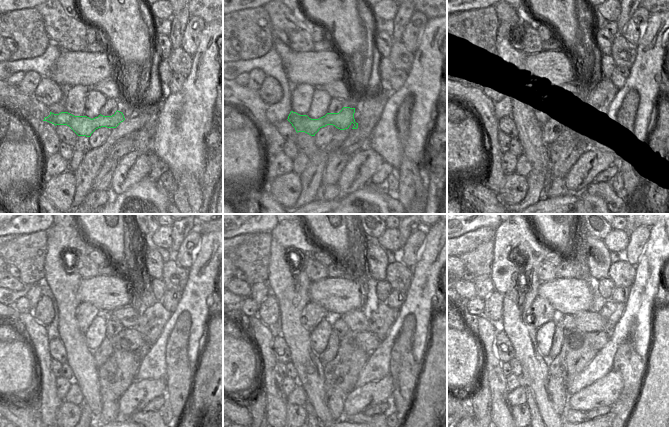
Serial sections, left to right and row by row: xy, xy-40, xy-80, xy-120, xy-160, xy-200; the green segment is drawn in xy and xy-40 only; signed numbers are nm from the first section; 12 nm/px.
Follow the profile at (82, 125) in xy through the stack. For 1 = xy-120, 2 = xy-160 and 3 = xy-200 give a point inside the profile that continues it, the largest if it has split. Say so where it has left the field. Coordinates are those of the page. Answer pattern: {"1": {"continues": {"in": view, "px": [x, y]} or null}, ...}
{"1": {"continues": {"in": "xy-120", "px": [131, 340]}}, "2": {"continues": {"in": "xy-160", "px": [368, 341]}}, "3": {"continues": {"in": "xy-200", "px": [598, 340]}}}

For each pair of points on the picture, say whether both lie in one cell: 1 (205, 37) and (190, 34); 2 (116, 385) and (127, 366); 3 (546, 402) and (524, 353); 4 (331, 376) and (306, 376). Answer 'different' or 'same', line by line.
1: different
2: same
3: same
4: different

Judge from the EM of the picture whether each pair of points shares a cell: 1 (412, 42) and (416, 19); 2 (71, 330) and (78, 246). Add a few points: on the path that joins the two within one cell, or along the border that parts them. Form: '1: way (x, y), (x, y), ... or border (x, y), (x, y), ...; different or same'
1: way (412, 36), (416, 25); same
2: way (67, 305), (65, 287), (57, 279), (57, 256); same

